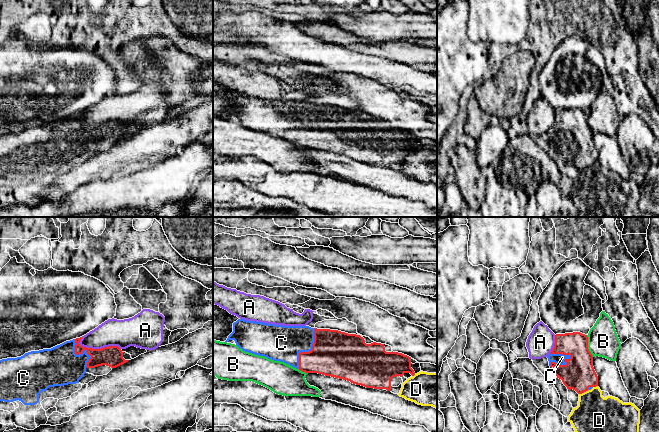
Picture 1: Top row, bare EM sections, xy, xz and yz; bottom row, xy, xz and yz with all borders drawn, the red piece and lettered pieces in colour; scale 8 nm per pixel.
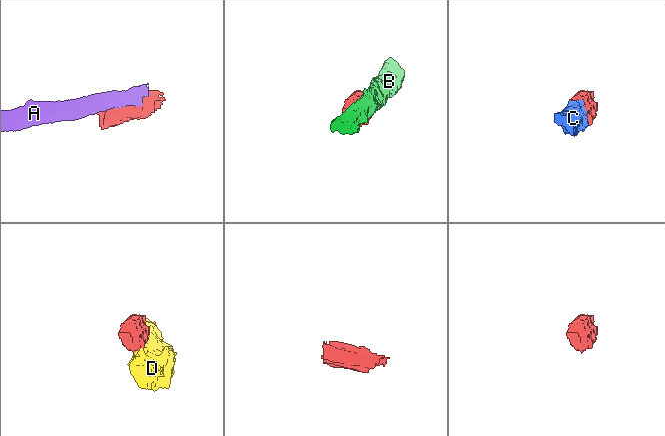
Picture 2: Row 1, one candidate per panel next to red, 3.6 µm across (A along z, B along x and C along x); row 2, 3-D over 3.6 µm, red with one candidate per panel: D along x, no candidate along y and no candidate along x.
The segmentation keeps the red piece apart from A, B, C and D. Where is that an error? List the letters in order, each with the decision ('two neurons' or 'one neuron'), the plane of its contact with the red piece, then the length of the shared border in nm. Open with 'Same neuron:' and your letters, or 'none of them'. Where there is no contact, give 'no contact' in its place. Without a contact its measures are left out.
Same neuron: C
A: two neurons | xy | 340 nm
B: two neurons | yz | 190 nm
C: one neuron | yz | 200 nm
D: two neurons | yz | 90 nm

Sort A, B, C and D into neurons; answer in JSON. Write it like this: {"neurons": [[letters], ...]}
{"neurons": [["A"], ["B"], ["C"], ["D"]]}

